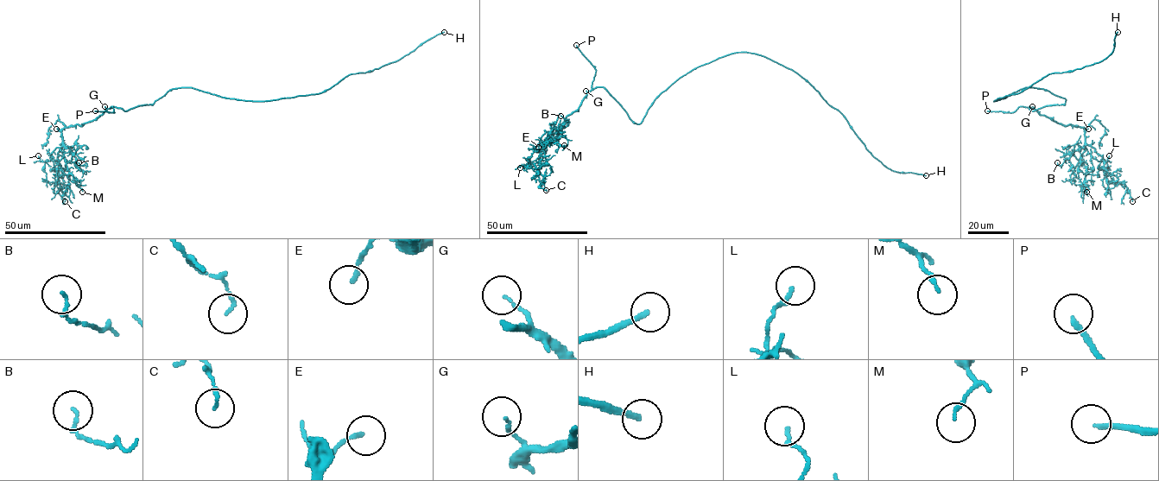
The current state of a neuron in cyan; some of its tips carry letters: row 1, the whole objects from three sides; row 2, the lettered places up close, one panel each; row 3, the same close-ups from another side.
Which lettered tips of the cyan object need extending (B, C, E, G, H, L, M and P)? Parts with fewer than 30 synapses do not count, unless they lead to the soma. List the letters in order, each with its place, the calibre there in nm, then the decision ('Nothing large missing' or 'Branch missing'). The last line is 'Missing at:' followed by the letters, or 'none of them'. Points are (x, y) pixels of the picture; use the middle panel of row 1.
B: Place: (560, 116). Thickness 120 nm. Nothing large missing
C: Place: (546, 190). Thickness 130 nm. Nothing large missing
E: Place: (538, 147). Thickness 140 nm. Nothing large missing
G: Place: (585, 91). Thickness 100 nm. Nothing large missing
H: Place: (926, 175). Thickness 200 nm. Branch missing
L: Place: (520, 167). Thickness 150 nm. Nothing large missing
M: Place: (564, 145). Thickness 130 nm. Nothing large missing
P: Place: (576, 45). Thickness 180 nm. Branch missing
Missing at: H, P

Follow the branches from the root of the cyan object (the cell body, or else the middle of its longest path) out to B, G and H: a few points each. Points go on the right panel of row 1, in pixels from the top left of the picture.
B: (1019, 90), (1064, 98), (1029, 108), (1085, 129), (1084, 147), (1075, 144), (1057, 162)
G: (1019, 90), (1043, 89), (1066, 100), (1033, 110), (1029, 108), (1034, 109), (1032, 106)
H: (1019, 90), (994, 101), (1018, 93), (1048, 74), (1072, 72), (1099, 62), (1112, 52), (1117, 32)

